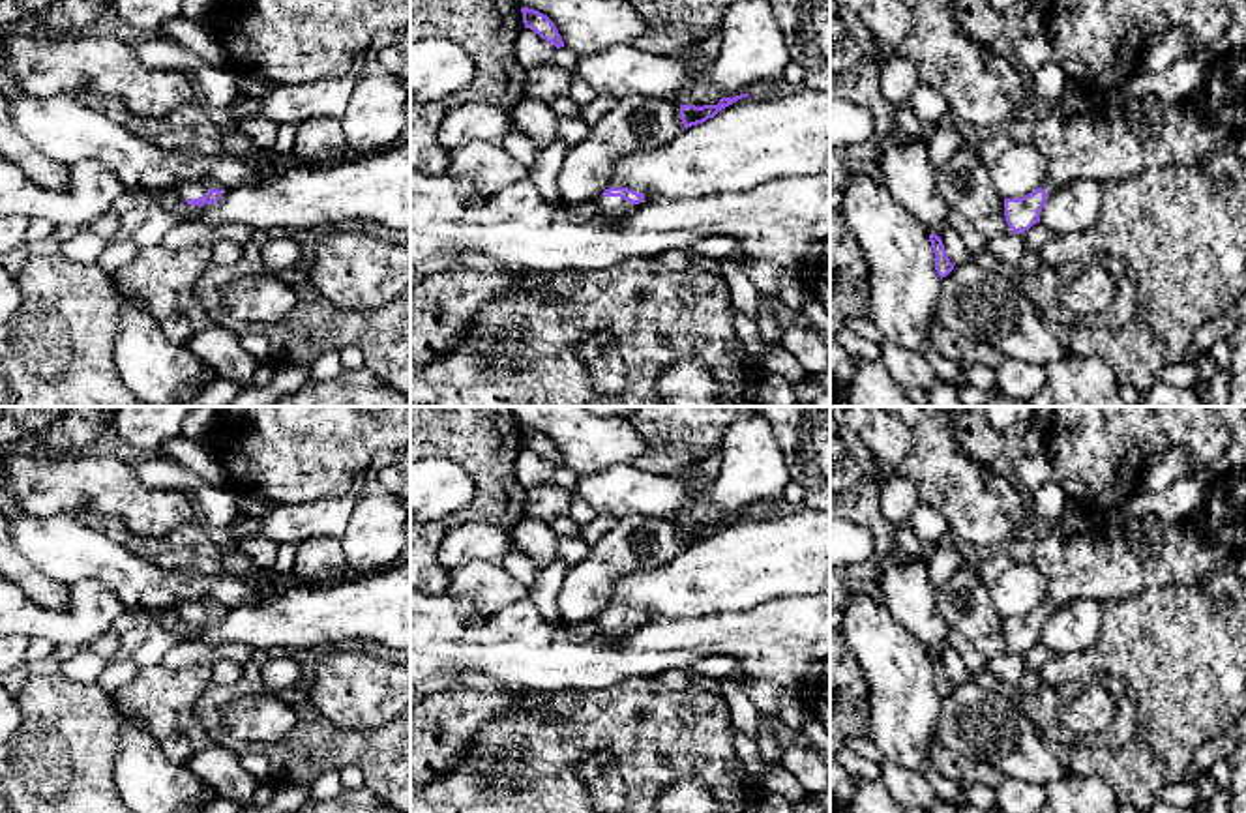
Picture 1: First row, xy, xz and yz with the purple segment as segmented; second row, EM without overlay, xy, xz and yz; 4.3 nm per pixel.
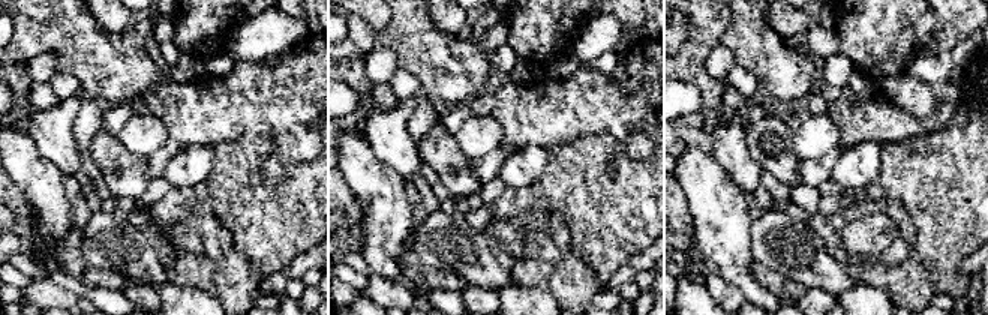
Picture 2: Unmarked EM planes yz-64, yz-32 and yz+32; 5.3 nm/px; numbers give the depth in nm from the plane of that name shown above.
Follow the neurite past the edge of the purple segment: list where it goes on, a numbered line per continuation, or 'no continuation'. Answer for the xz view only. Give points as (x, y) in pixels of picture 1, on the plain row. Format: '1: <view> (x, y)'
1: xz (608, 624)

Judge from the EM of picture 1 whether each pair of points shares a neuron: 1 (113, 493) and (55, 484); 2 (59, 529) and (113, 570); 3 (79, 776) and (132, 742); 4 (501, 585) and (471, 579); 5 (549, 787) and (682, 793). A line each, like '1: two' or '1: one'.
1: one
2: one
3: two
4: one
5: two

